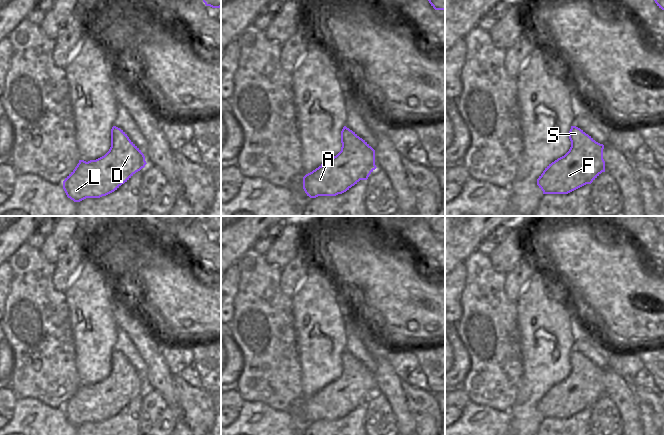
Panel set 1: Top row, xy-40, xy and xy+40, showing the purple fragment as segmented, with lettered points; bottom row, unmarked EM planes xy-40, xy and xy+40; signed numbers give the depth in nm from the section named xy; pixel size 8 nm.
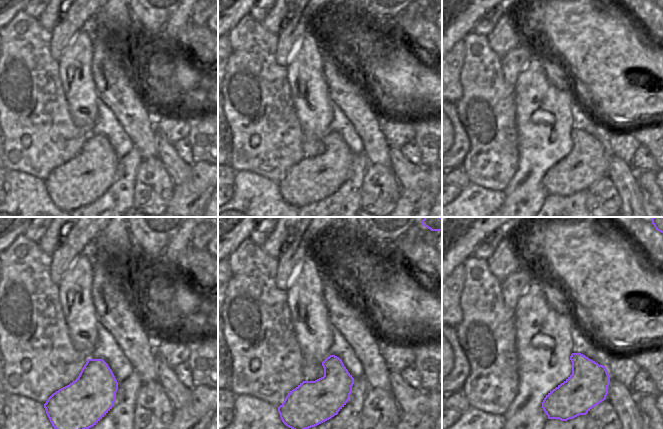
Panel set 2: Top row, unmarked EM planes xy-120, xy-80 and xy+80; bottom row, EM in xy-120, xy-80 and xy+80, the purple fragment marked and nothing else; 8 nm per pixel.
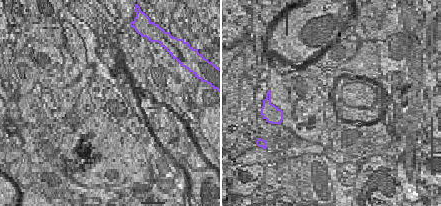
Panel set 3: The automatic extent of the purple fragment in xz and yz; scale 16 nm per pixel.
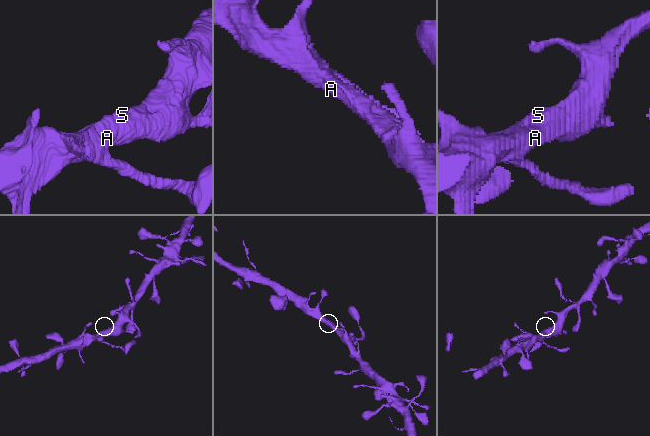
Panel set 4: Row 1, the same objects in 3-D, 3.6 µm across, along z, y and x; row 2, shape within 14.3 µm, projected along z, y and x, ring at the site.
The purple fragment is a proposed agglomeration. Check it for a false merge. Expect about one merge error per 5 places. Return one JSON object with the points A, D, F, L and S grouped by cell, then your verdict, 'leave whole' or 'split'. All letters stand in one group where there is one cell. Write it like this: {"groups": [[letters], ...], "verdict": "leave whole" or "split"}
{"groups": [["A", "D", "F", "L", "S"]], "verdict": "leave whole"}

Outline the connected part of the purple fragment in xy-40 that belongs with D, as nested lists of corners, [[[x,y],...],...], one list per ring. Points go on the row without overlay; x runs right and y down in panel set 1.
[[[113,350],[109,375],[96,384],[79,384],[63,405],[63,413],[74,426],[100,422],[117,414],[146,388],[141,374],[123,354]]]

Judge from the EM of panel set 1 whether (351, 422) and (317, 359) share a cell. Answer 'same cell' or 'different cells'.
different cells

